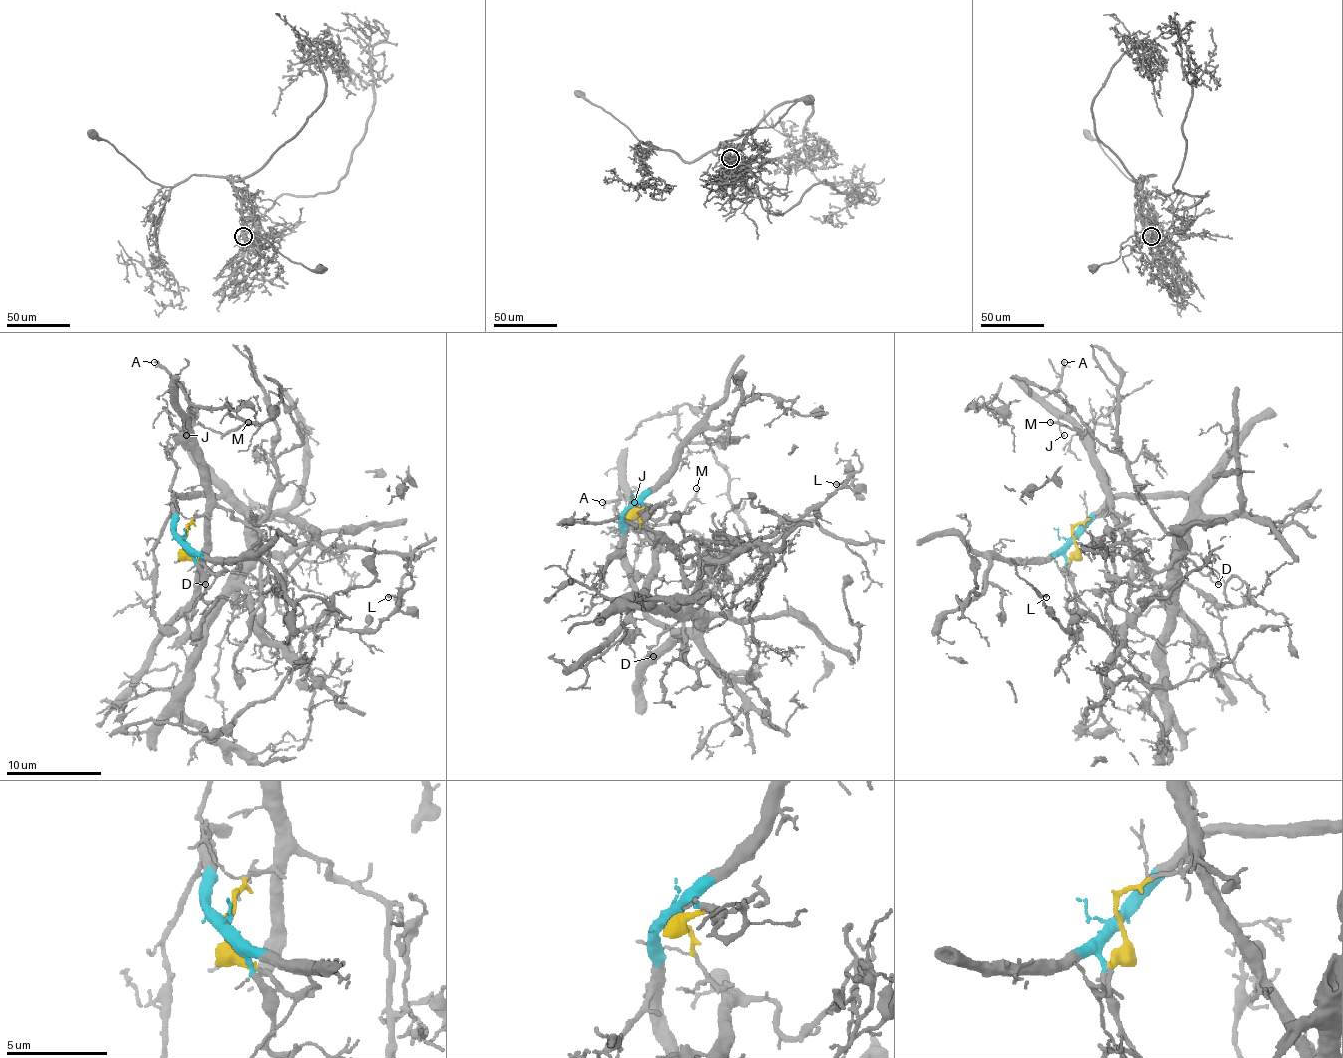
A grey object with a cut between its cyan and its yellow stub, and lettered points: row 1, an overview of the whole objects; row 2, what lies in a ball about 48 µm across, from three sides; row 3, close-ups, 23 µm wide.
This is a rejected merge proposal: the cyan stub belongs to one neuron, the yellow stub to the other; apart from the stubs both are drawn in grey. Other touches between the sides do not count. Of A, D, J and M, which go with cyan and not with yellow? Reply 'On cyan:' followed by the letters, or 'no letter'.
On cyan: D

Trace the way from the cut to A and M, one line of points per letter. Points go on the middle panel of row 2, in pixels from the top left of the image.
A: (630, 511), (637, 513), (644, 537), (654, 547), (637, 516), (635, 496), (623, 482), (618, 499), (601, 501)
M: (630, 511), (637, 513), (644, 537), (654, 547), (654, 542), (639, 525), (673, 520), (694, 496), (697, 487)

